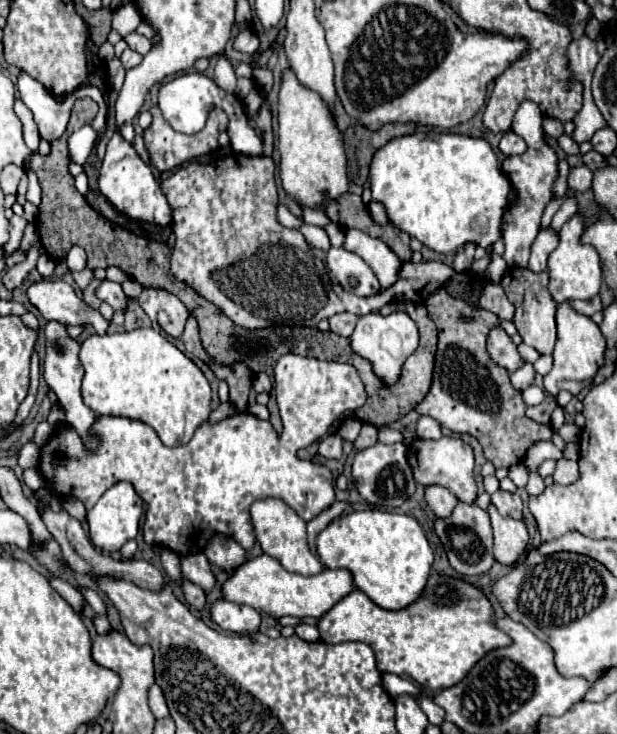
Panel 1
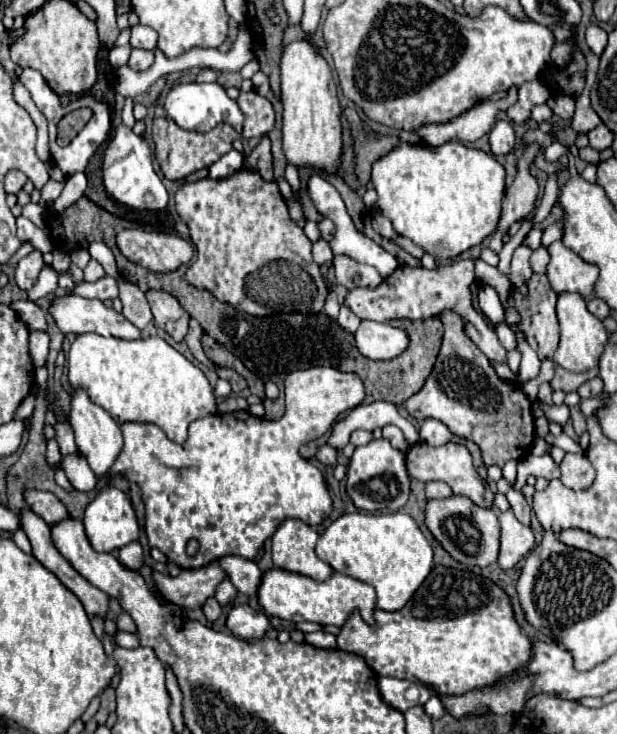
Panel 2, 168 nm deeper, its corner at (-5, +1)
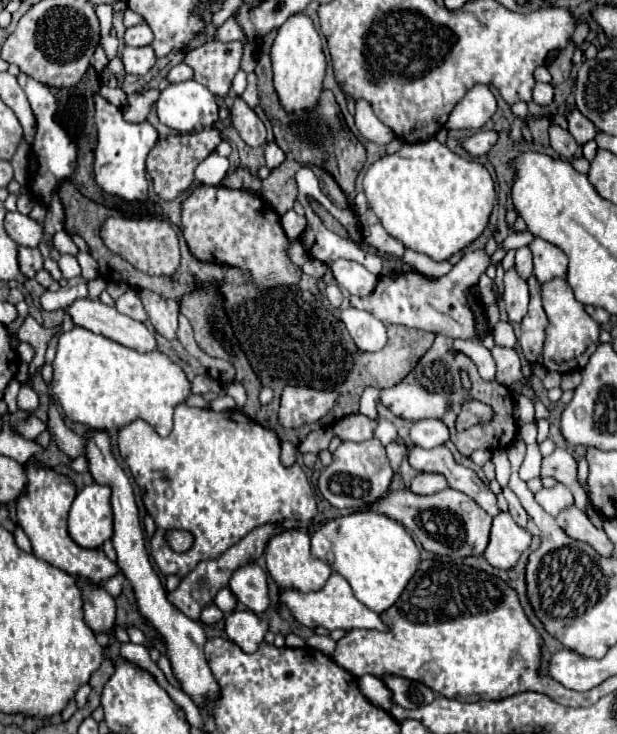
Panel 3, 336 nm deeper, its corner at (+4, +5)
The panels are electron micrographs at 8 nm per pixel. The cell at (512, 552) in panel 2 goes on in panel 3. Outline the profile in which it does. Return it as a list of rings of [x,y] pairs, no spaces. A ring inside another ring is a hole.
[[[500,512],[492,522],[490,544],[484,558],[494,568],[514,568],[530,546],[530,534],[520,528],[508,512]]]

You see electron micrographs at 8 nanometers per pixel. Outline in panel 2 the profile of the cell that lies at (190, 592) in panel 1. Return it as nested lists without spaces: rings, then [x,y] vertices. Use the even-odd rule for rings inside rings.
[[[207,598],[205,604],[203,604],[203,612],[205,612],[209,622],[215,622],[221,616],[221,606],[219,606],[219,602],[215,598]]]

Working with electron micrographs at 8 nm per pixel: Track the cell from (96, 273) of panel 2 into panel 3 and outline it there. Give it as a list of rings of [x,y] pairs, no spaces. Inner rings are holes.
[[[60,254],[60,258],[58,258],[58,266],[60,266],[60,270],[62,270],[62,274],[64,274],[64,278],[66,278],[66,280],[80,276],[80,266],[78,266],[76,256]]]

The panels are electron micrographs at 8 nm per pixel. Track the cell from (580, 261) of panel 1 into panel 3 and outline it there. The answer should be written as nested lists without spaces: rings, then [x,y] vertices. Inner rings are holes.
[[[534,238],[528,248],[532,250],[532,256],[534,256],[534,276],[538,278],[540,284],[552,280],[552,278],[564,278],[566,276],[566,270],[568,270],[568,258],[566,254],[542,240],[542,238]]]

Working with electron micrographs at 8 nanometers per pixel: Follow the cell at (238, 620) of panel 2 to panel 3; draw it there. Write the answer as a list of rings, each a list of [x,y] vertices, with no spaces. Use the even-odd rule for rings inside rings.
[[[234,610],[226,616],[226,634],[246,654],[254,654],[268,632],[268,622],[250,610]]]

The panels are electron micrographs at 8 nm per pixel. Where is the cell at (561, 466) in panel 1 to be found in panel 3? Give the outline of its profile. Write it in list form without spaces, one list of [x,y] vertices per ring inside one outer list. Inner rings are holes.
[[[556,448],[550,456],[542,458],[542,472],[540,472],[540,478],[546,478],[546,476],[552,476],[556,478],[558,482],[566,484],[572,494],[574,494],[574,500],[576,500],[576,506],[580,510],[586,510],[586,506],[590,504],[586,492],[582,490],[578,478],[576,478],[576,472],[578,472],[578,466],[576,466],[576,460],[572,458],[572,454],[564,448]]]

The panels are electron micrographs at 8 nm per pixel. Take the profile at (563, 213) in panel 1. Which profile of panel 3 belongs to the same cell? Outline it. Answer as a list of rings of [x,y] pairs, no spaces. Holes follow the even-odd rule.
[[[512,232],[498,248],[496,248],[496,252],[492,254],[492,264],[494,266],[498,266],[498,264],[502,264],[502,260],[504,260],[504,256],[506,256],[506,252],[508,250],[518,250],[518,248],[522,248],[522,246],[528,246],[530,242],[532,242],[532,234],[530,232]]]

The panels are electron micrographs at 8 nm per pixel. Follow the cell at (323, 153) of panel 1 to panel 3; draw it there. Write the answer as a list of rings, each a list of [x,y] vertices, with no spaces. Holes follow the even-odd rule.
[[[302,12],[292,14],[278,28],[270,56],[274,70],[274,88],[278,92],[284,110],[300,112],[304,108],[314,106],[314,102],[318,102],[318,94],[322,92],[322,80],[326,74],[326,56],[322,52],[322,42],[314,28],[312,18]]]

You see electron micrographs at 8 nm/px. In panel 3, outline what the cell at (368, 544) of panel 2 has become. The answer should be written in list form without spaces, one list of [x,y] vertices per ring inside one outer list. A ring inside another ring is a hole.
[[[352,512],[312,534],[312,554],[344,576],[354,596],[374,612],[388,610],[406,588],[420,564],[420,552],[410,532],[378,512]]]

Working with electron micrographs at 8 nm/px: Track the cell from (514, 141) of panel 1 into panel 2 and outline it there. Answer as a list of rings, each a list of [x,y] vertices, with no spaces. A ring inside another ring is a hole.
[[[499,120],[489,134],[489,144],[493,154],[509,154],[515,146],[515,132],[511,122]]]

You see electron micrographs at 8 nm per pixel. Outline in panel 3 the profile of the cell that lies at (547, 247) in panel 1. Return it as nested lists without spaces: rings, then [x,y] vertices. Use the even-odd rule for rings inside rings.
[[[520,248],[516,250],[516,272],[522,280],[528,280],[532,274],[532,254],[530,248]]]

